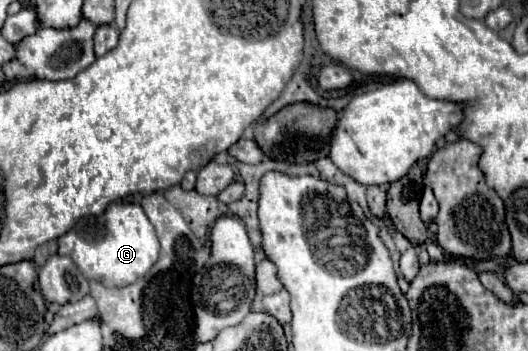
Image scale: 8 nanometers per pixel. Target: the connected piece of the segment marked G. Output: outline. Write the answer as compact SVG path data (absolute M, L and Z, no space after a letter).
M113 202L99 218L83 218L57 242L61 256L69 256L83 276L97 280L107 288L133 284L145 276L159 258L159 240L155 228L139 204Z

